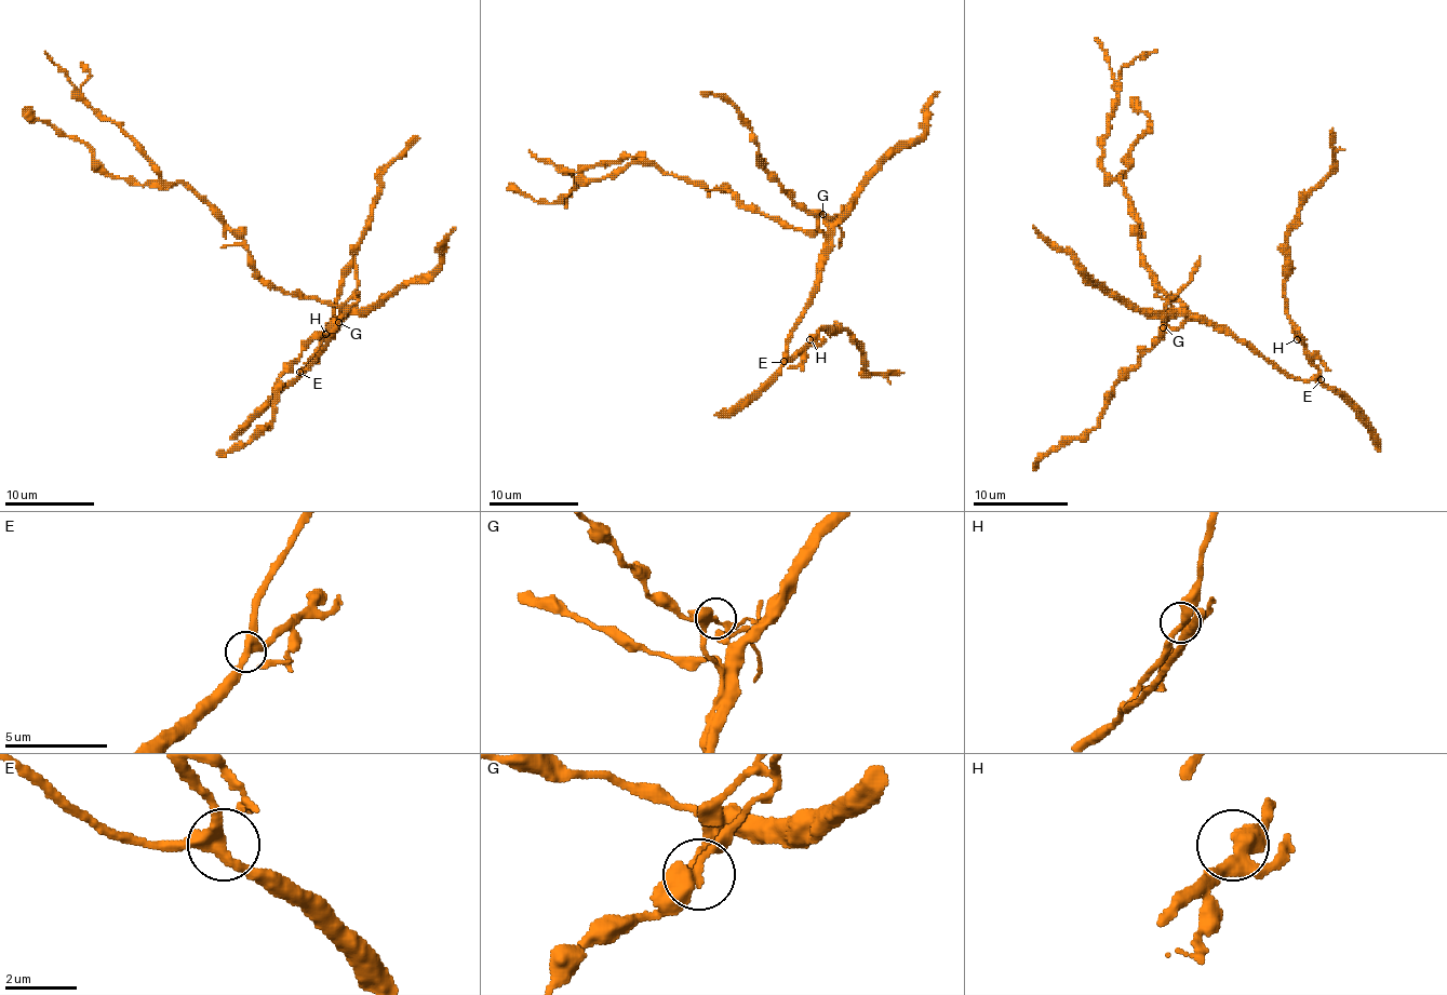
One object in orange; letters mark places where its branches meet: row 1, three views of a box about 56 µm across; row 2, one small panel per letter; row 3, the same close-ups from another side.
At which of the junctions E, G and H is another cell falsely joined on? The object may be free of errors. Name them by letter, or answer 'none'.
G

